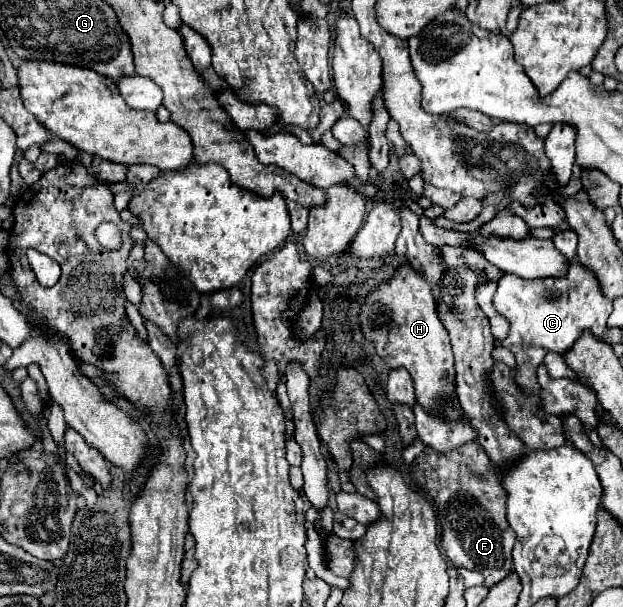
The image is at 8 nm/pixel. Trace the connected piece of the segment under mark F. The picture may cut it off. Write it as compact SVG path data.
M466 442L446 454L424 452L412 468L412 484L432 498L438 520L442 522L444 556L456 568L470 568L484 576L484 586L494 586L512 574L514 530L506 520L506 498L494 464L478 444Z

